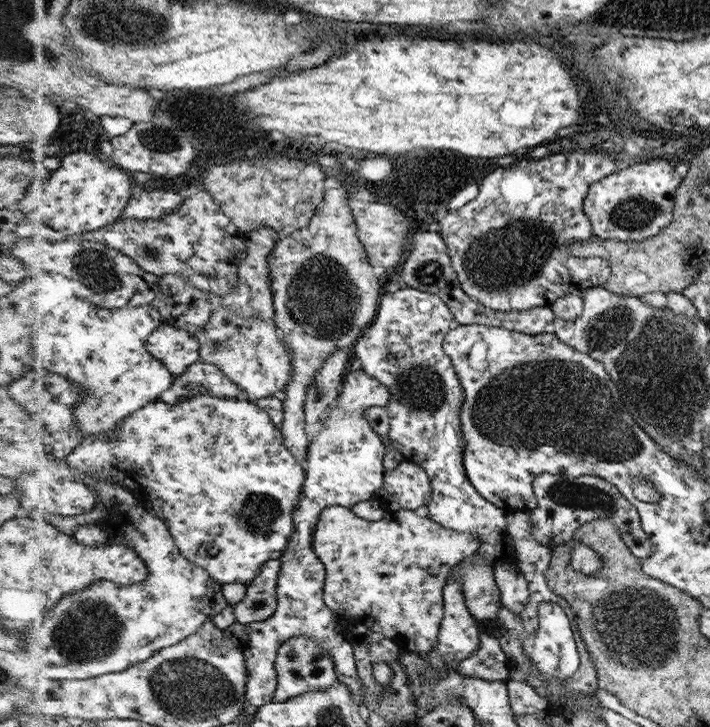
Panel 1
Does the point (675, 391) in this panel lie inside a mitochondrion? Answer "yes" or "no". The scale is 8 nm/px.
yes

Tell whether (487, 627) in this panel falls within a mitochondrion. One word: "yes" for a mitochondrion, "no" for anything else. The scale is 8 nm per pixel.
no

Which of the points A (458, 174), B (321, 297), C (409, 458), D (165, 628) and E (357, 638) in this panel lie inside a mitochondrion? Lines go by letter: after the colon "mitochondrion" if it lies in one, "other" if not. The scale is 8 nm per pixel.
A: other
B: mitochondrion
C: other
D: other
E: other

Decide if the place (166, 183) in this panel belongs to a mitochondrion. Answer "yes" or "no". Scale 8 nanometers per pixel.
no

